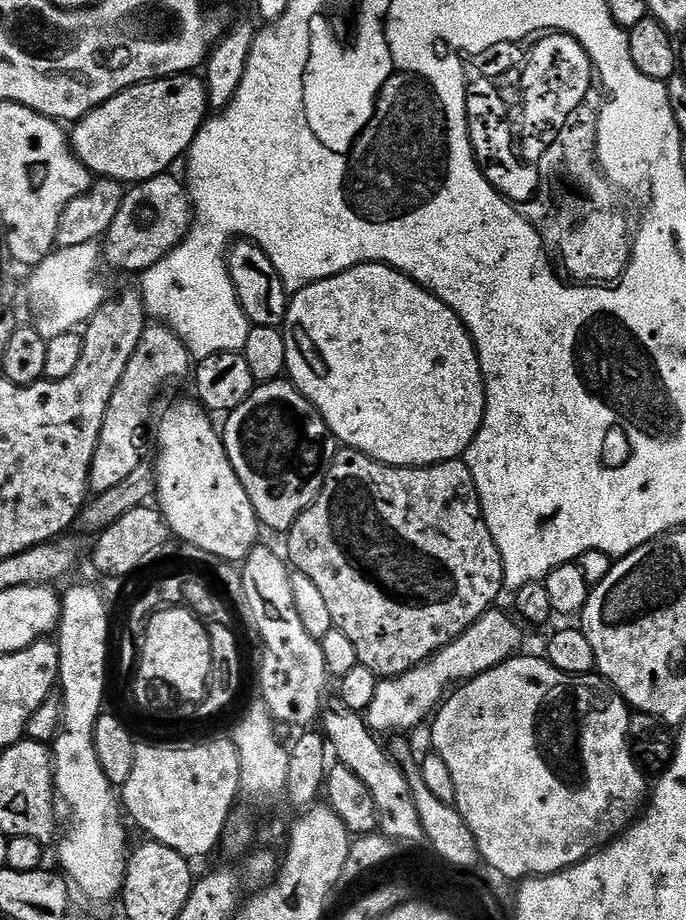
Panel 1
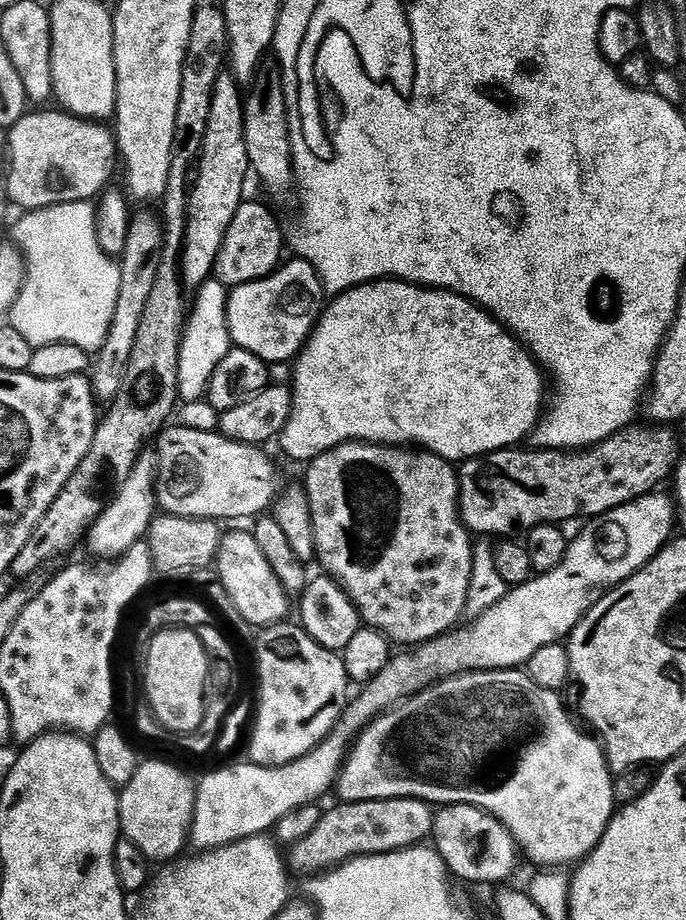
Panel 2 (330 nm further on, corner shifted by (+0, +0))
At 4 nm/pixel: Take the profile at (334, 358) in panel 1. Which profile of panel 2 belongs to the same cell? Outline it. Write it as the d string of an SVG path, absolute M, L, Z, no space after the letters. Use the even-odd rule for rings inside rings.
M389 278L366 284L359 284L349 292L342 292L331 301L328 309L323 309L324 317L315 321L316 329L312 337L299 349L295 357L296 386L292 397L292 412L278 437L280 448L292 460L311 462L317 460L323 452L329 452L339 444L349 442L367 442L385 446L423 446L427 451L438 454L449 462L460 462L465 458L483 458L500 448L510 448L521 443L524 435L537 427L542 416L540 403L544 400L544 376L541 365L534 359L532 352L521 346L515 335L509 332L491 312L461 296L459 292L450 292L443 288L424 287L409 284L406 280Z

